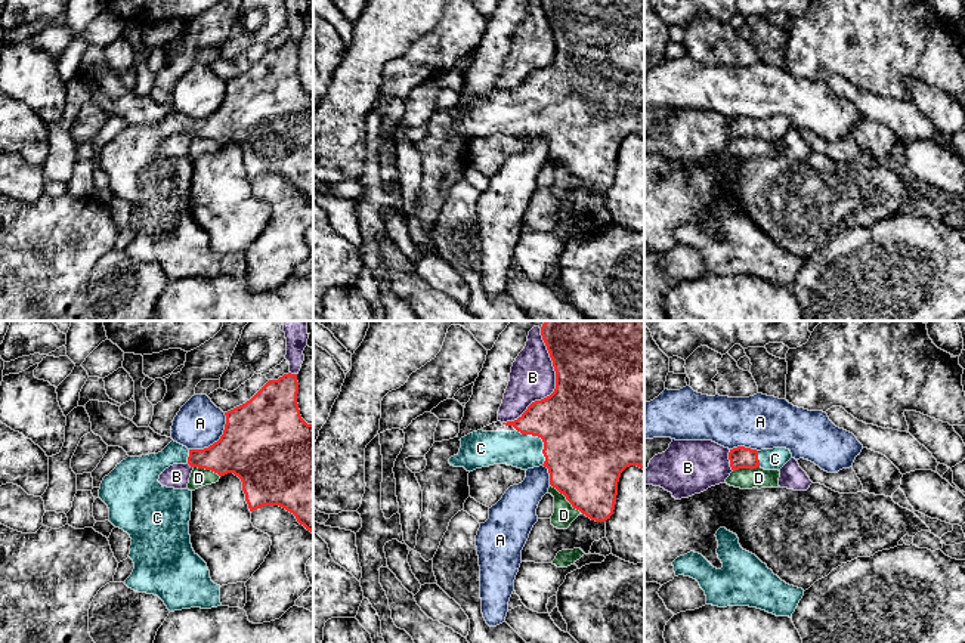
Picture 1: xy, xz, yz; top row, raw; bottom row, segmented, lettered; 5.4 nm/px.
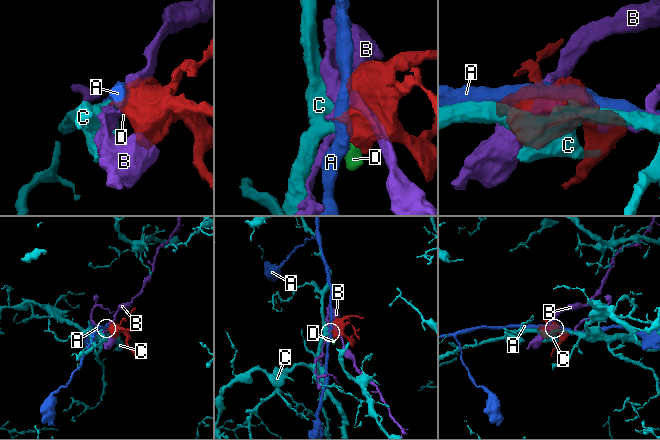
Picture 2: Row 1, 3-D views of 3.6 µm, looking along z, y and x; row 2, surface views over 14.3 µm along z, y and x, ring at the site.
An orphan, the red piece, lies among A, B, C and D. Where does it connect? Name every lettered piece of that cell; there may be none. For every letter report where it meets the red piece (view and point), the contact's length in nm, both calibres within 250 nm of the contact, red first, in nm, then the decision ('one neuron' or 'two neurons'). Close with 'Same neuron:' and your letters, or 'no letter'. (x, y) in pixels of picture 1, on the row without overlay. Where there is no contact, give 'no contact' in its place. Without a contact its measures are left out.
A: xy (217, 110) | 280 nm | 460/260 nm | two neurons
B: xz (556, 55) | 550 nm | 500/240 nm | two neurons
C: xz (541, 107) | 240 nm | 500/190 nm | one neuron
D: xz (566, 167) | 240 nm | 420/120 nm | two neurons
Same neuron: C

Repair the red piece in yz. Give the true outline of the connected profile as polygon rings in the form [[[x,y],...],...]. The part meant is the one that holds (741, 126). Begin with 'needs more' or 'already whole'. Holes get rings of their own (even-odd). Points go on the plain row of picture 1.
needs more; [[[737,115],[729,121],[730,136],[733,140],[739,137],[757,136],[764,139],[780,139],[791,127],[792,123],[786,117],[757,120],[745,115]]]

